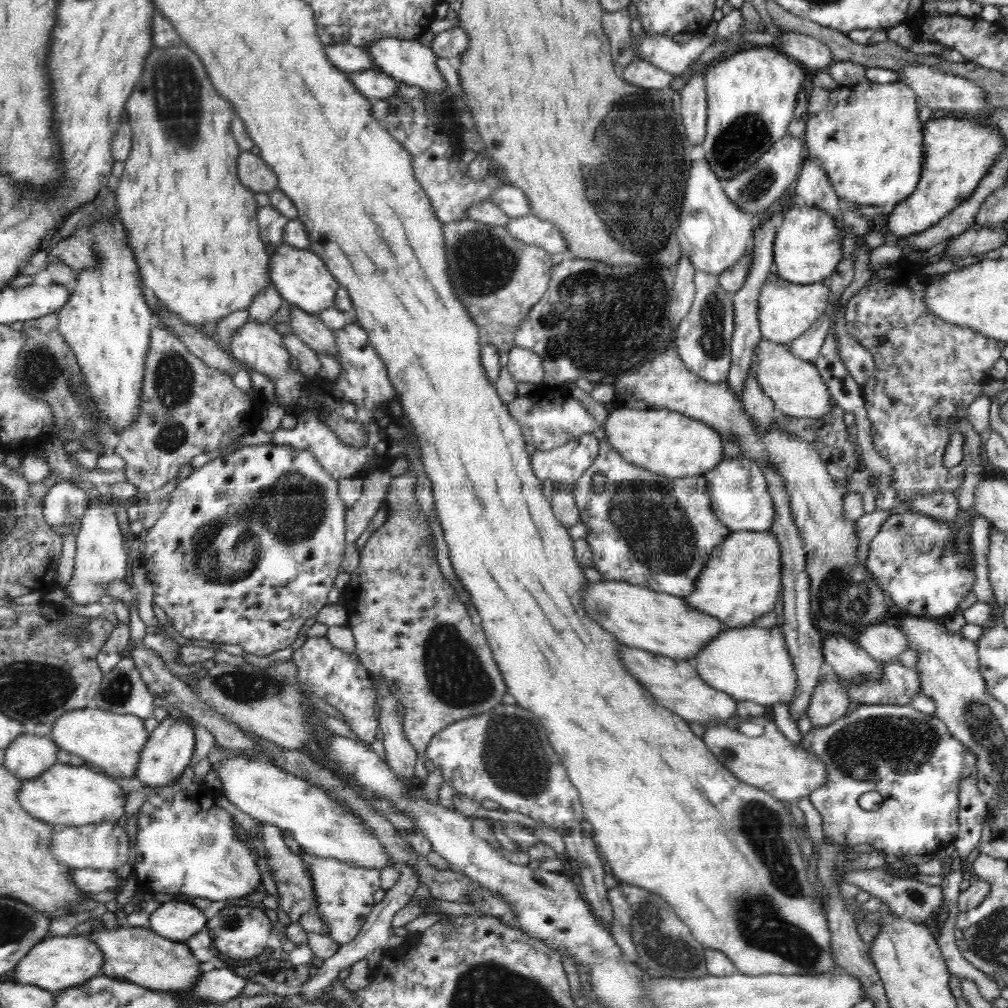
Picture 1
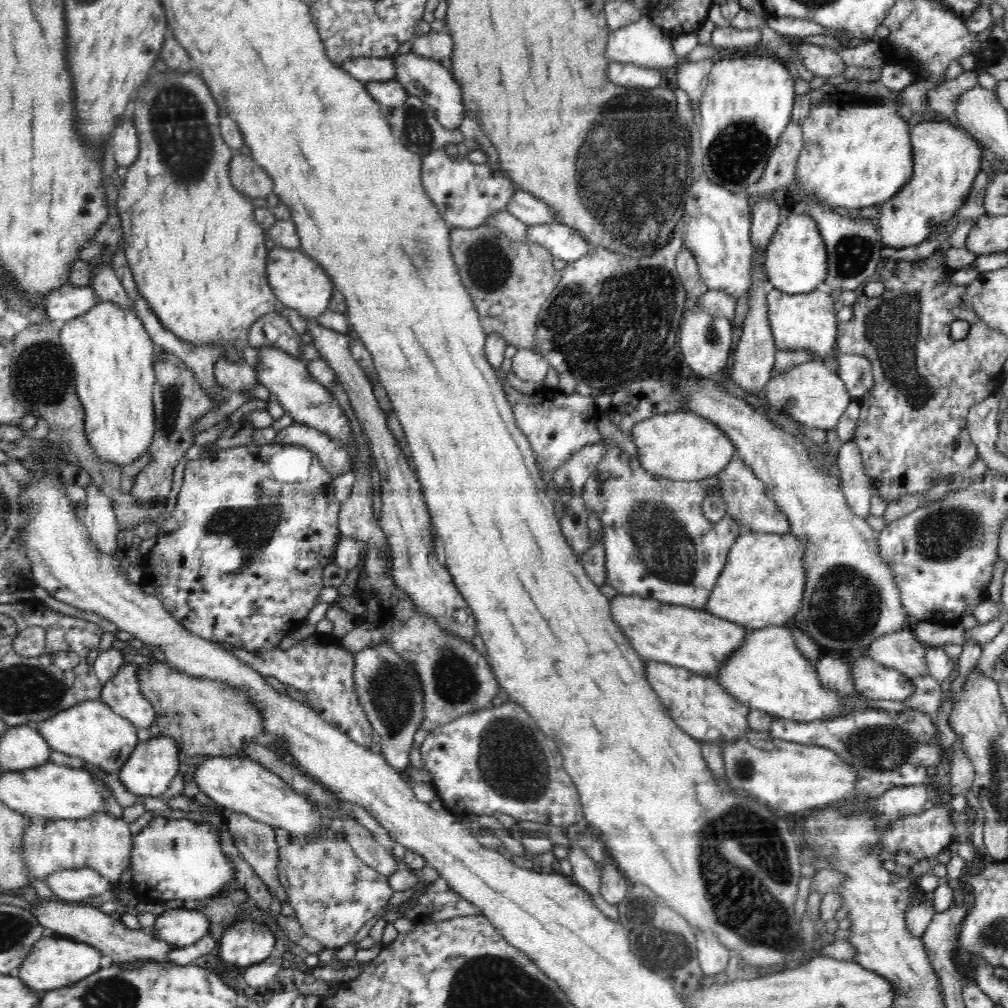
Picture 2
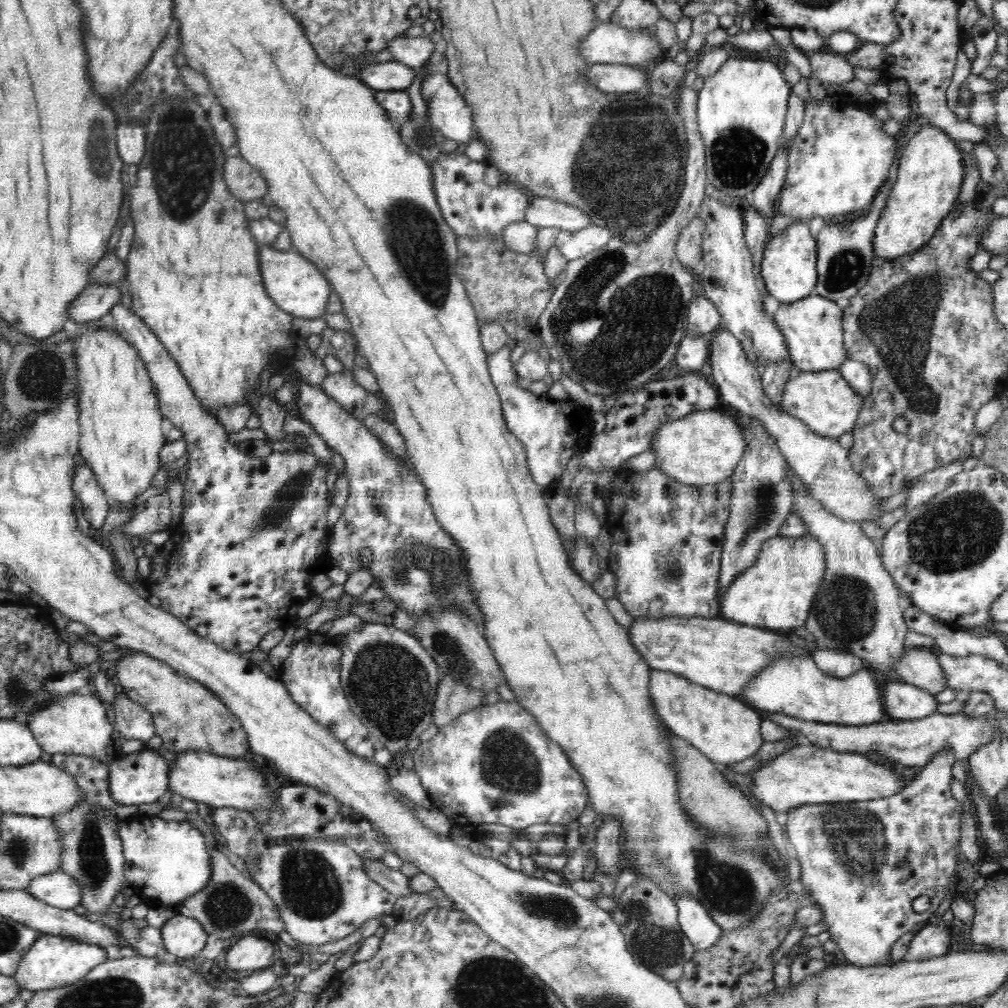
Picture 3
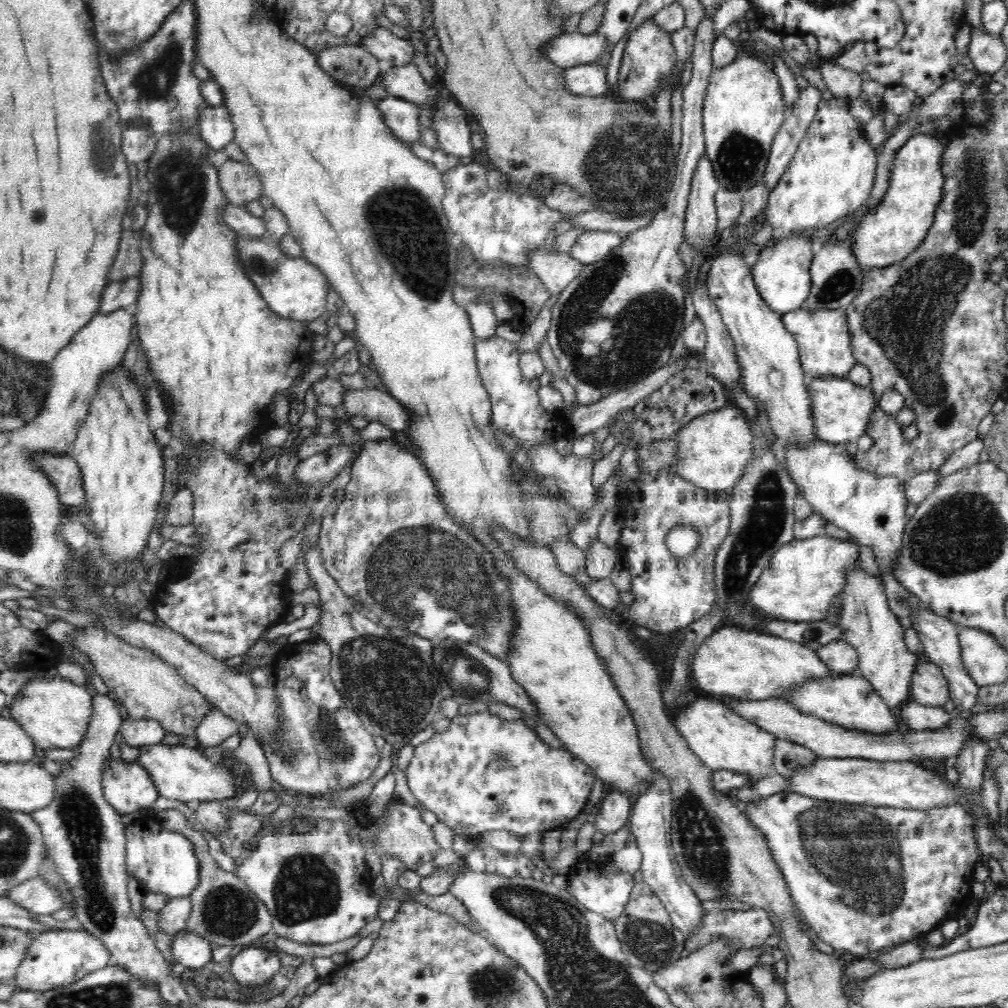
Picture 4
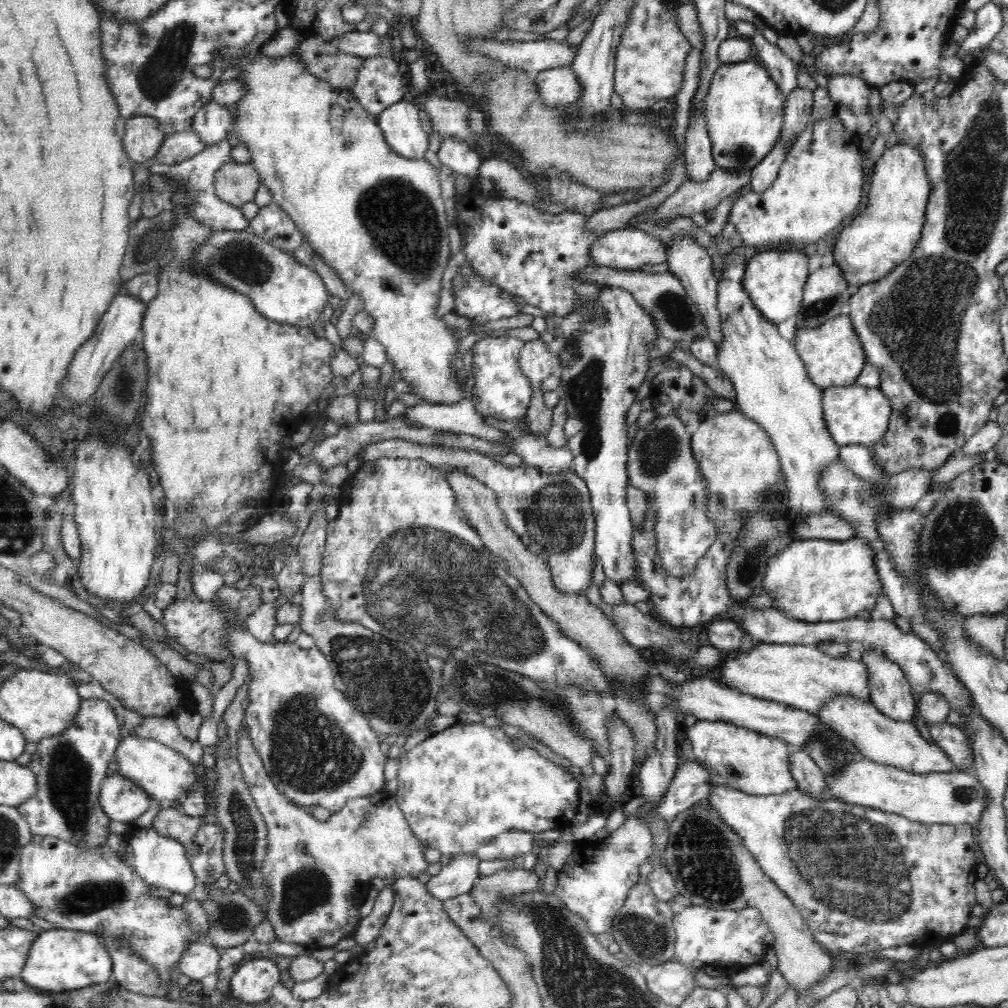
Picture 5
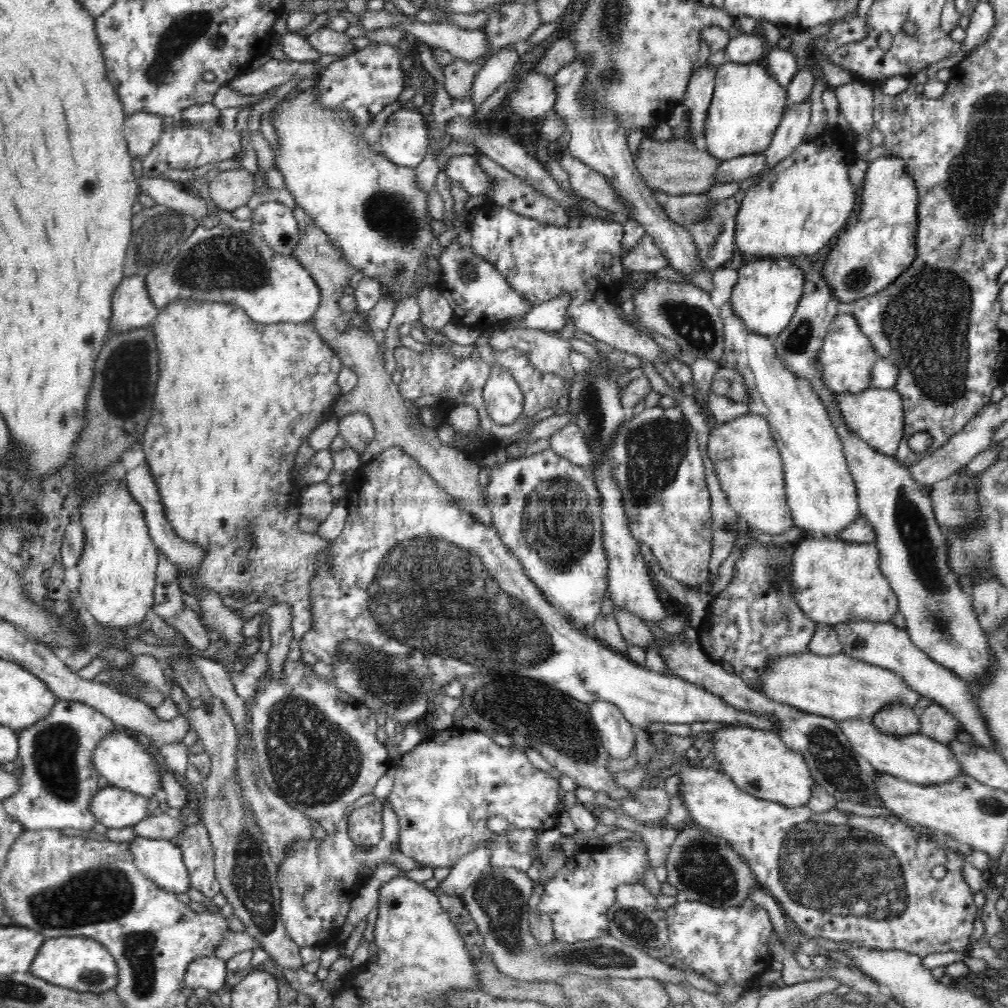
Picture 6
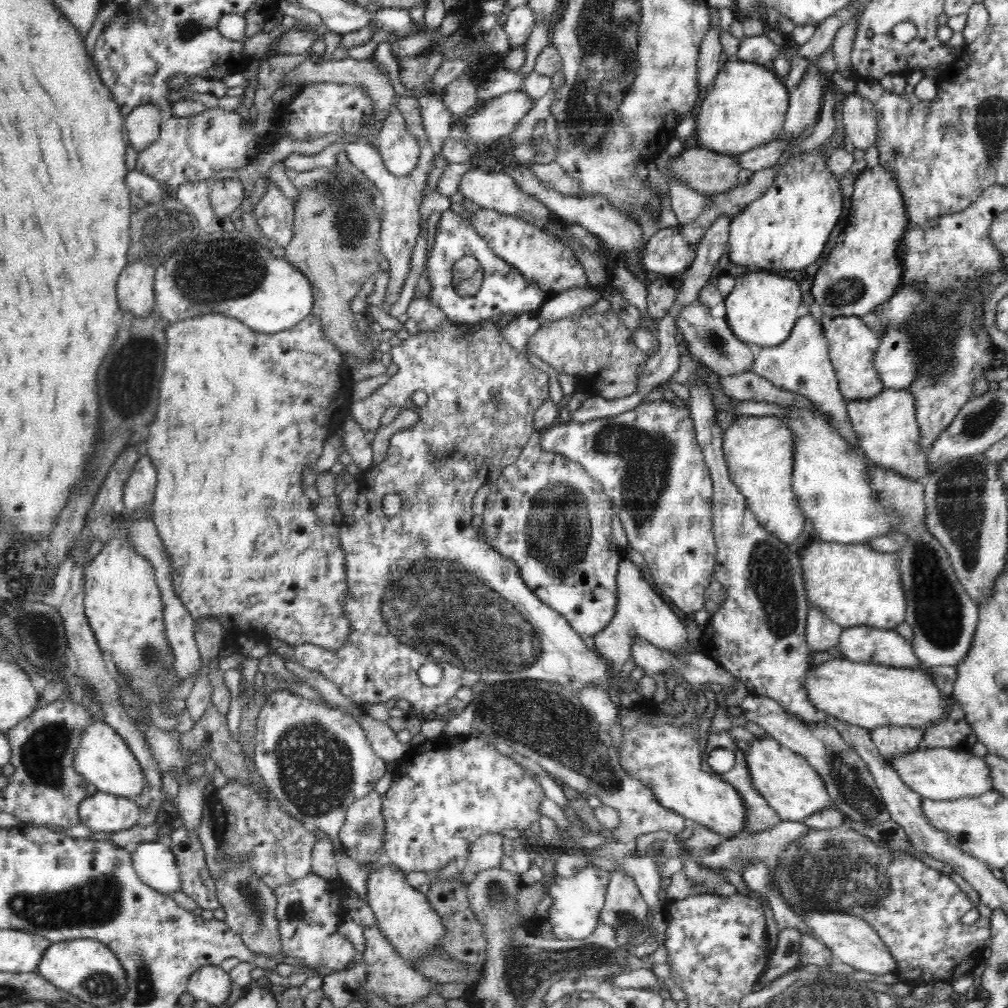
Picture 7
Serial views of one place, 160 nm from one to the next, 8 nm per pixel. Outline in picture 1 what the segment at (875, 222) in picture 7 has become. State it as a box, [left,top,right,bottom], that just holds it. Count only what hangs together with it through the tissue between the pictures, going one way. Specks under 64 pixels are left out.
[887,115,1007,238]

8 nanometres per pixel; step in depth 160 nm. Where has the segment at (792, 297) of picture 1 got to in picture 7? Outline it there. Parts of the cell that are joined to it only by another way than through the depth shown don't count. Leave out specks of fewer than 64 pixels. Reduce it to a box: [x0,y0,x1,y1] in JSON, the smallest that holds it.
[825,317,884,400]

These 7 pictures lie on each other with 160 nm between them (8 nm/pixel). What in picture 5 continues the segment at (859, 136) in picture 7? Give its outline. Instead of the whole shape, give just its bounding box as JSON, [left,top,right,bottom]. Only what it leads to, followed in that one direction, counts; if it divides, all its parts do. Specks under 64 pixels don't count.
[827,74,871,116]

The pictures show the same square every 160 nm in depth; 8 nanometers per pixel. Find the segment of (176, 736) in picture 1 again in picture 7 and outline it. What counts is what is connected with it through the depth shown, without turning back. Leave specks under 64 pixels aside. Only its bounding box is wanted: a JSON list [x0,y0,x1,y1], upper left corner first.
[78,791,140,833]

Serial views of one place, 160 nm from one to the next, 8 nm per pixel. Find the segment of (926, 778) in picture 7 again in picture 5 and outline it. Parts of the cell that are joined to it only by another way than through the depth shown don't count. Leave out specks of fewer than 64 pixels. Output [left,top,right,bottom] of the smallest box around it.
[817,696,956,774]

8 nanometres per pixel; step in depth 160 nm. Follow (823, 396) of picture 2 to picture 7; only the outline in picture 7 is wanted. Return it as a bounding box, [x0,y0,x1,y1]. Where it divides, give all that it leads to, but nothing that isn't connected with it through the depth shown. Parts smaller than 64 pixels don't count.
[847,388,929,480]

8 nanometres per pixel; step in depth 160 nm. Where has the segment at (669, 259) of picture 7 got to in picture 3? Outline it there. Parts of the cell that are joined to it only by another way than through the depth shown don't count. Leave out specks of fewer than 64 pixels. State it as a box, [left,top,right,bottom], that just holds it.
[554,224,612,261]

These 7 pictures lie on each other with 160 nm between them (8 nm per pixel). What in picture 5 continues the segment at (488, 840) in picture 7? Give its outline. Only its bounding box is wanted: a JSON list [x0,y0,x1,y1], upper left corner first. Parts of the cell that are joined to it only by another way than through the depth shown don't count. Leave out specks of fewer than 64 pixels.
[426,854,482,901]

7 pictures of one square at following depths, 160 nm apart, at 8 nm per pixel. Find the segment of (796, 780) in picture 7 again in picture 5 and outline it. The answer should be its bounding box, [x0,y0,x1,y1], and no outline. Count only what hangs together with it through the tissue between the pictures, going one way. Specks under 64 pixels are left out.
[685,720,799,796]

